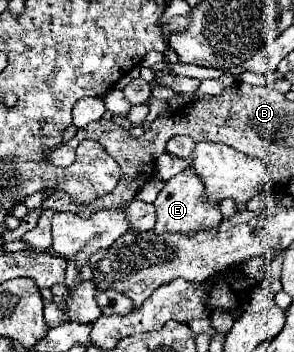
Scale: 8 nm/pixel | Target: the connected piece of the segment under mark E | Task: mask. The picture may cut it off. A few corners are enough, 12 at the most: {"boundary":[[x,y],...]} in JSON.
{"boundary":[[189,167],[165,183],[153,231],[195,235],[219,227]]}

